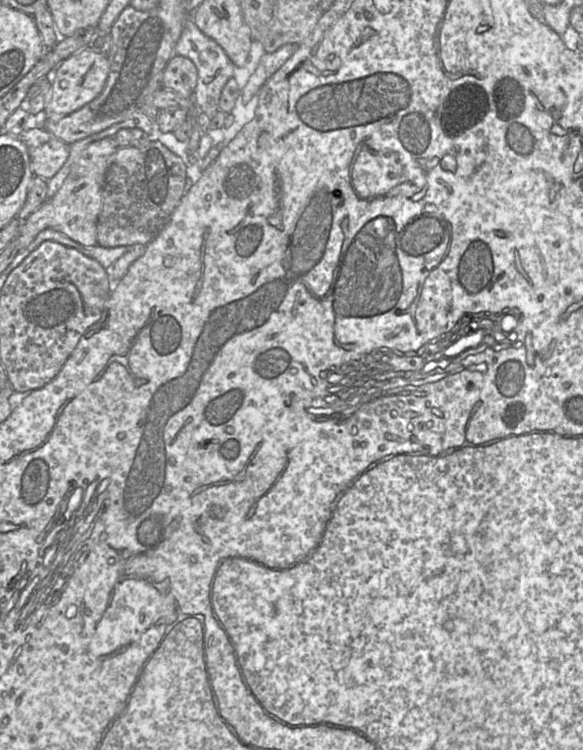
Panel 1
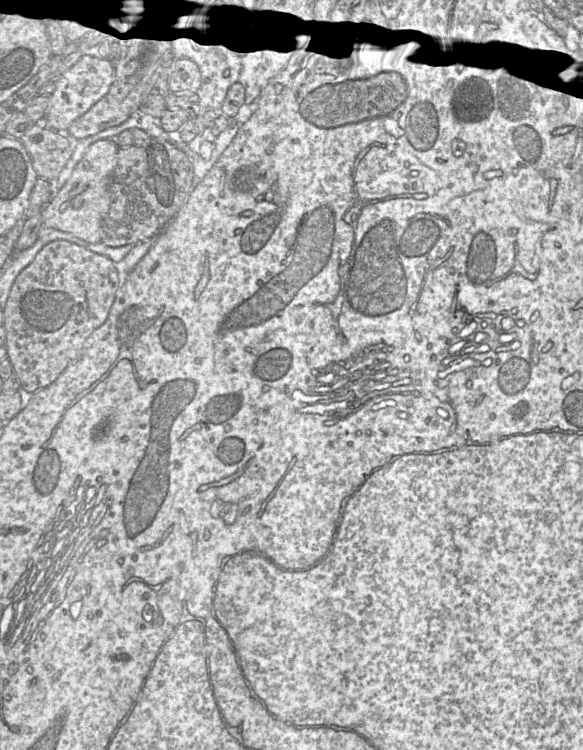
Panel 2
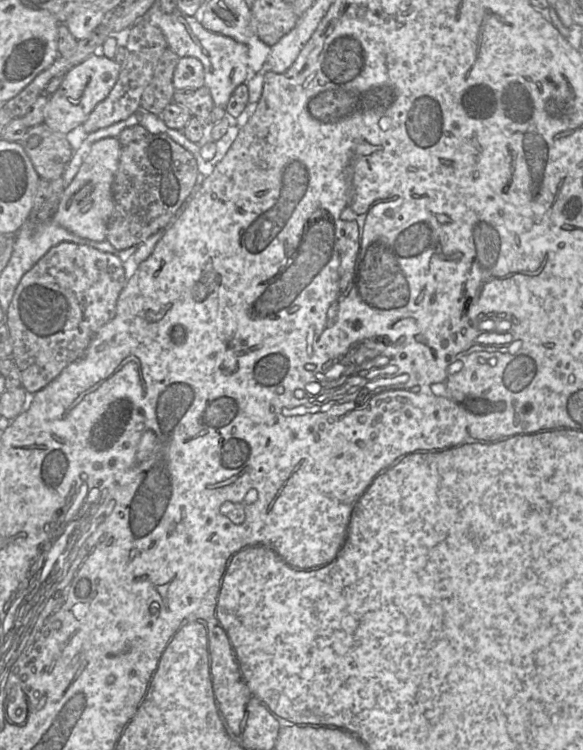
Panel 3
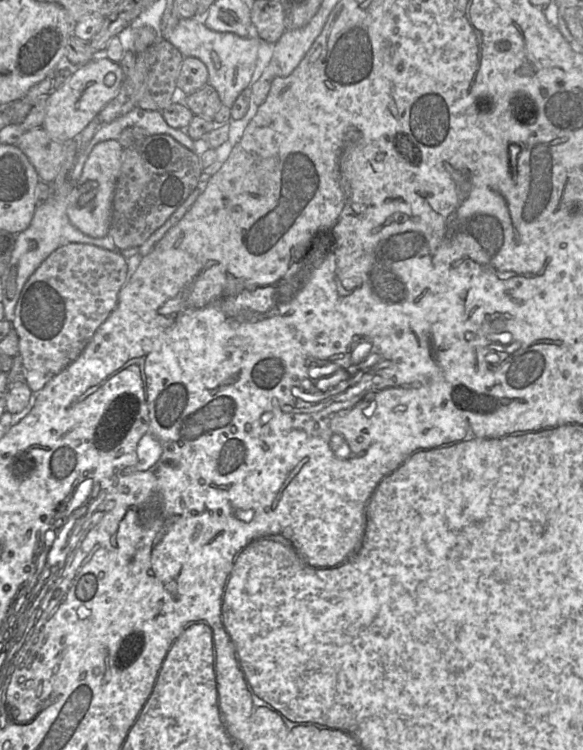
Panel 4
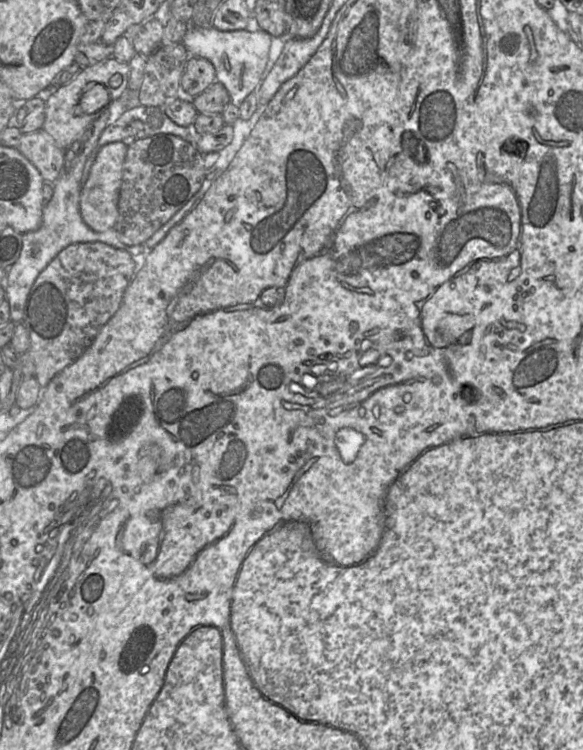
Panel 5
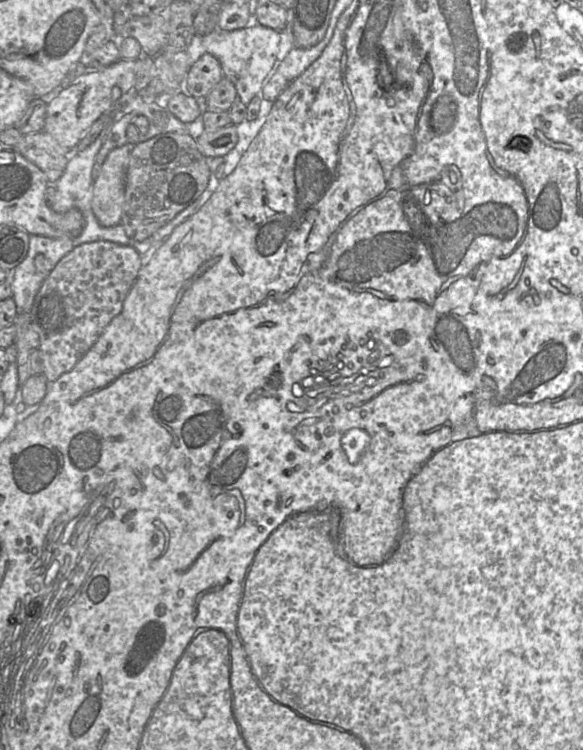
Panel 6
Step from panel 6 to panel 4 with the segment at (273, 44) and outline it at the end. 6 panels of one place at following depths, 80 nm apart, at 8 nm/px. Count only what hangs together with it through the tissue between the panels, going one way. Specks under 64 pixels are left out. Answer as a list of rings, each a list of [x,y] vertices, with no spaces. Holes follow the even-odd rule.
[[[181,18],[165,40],[174,45],[184,57],[200,59],[208,70],[208,84],[215,88],[222,104],[231,107],[239,94],[250,87],[255,71],[260,40],[240,37],[231,32],[216,32],[207,28],[202,19]]]

